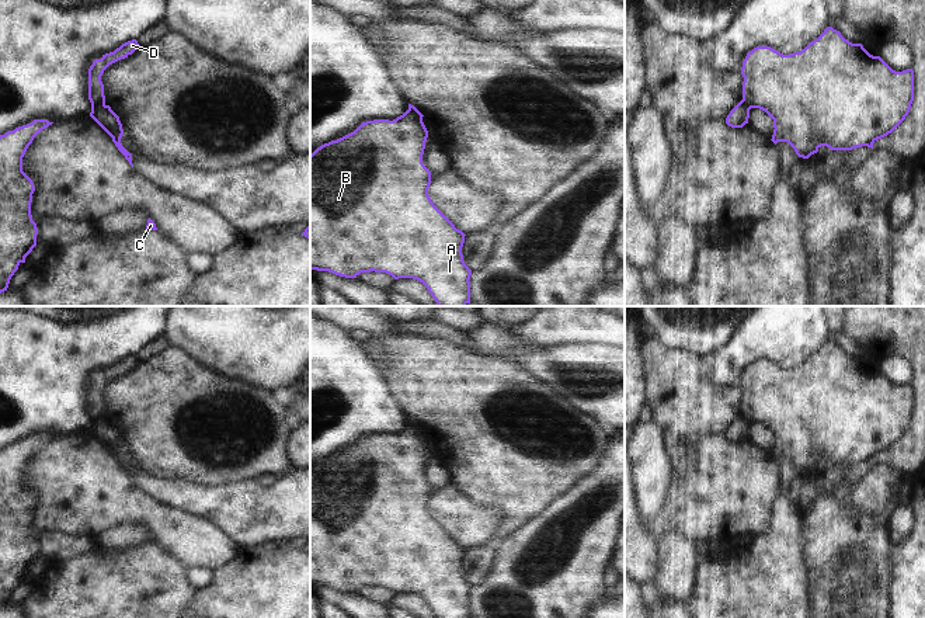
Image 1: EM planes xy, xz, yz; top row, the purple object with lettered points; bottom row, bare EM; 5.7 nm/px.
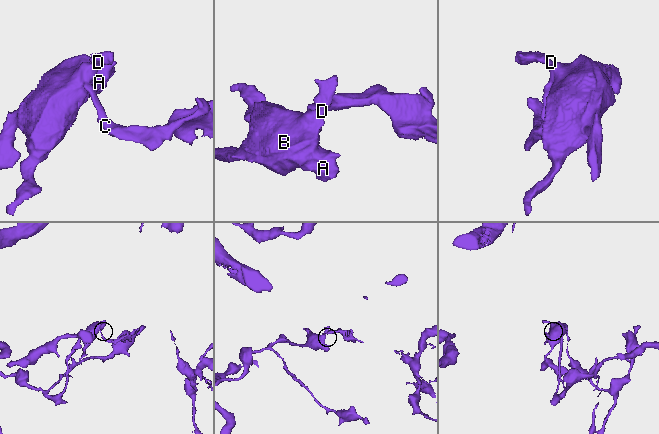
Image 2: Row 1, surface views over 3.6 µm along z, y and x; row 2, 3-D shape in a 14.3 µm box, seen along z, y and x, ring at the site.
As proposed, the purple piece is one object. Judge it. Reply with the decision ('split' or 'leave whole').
split

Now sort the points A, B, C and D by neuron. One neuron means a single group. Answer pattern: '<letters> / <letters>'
A B D / C

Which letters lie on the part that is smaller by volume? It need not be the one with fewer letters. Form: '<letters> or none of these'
C

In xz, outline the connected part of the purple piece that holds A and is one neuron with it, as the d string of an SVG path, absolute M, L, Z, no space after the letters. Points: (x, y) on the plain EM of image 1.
M407 424L393 435L362 437L354 447L321 459L310 469L310 584L345 593L386 587L425 600L437 618L470 618L470 583L463 576L465 548L434 520L428 510L431 486L422 478L428 445L422 428Z

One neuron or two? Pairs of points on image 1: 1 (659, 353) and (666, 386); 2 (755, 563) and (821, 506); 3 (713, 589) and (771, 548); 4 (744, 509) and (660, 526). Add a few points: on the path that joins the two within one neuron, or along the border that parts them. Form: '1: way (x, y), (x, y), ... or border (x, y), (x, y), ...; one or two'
1: way (659, 361), (666, 370), (666, 378); one
2: border (797, 510), (802, 518), (803, 555); two
3: way (727, 589), (757, 562); one
4: way (723, 509), (691, 509), (681, 513); one

